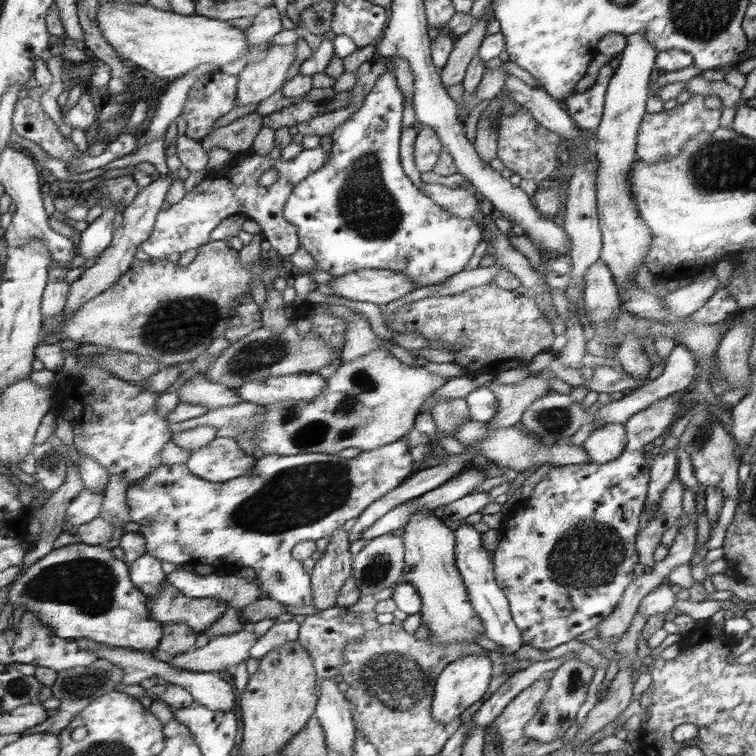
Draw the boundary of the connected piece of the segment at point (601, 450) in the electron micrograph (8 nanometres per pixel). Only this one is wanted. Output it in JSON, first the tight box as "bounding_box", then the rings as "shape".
{"bounding_box":[582,422,627,464],"shape":[[[611,422],[598,427],[582,444],[591,463],[606,464],[623,455],[627,445],[624,424]]]}

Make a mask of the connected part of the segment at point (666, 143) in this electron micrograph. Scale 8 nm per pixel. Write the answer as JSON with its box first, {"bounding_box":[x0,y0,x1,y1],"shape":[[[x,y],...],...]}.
{"bounding_box":[637,95,721,163],"shape":[[[694,95],[685,104],[678,104],[673,110],[644,116],[639,127],[637,158],[644,163],[658,163],[668,160],[683,150],[684,143],[702,132],[714,132],[720,127],[721,110],[707,110],[705,98]]]}

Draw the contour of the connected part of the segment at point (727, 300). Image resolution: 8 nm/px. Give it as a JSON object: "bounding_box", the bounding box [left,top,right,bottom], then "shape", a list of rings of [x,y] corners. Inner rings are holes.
{"bounding_box":[688,288,738,324],"shape":[[[727,288],[716,291],[702,308],[688,315],[688,321],[716,324],[738,312],[738,301]]]}

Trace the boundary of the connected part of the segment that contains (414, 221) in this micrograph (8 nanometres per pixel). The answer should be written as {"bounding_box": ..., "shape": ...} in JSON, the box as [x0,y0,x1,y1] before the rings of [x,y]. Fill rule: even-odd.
{"bounding_box":[282,69,486,288],"shape":[[[392,69],[382,72],[371,87],[360,110],[332,131],[328,163],[295,186],[282,216],[296,225],[301,247],[312,255],[322,270],[334,277],[358,269],[388,269],[406,274],[418,288],[443,283],[466,268],[480,241],[486,240],[486,234],[477,218],[460,218],[446,212],[416,187],[400,166],[405,98],[396,86]]]}

